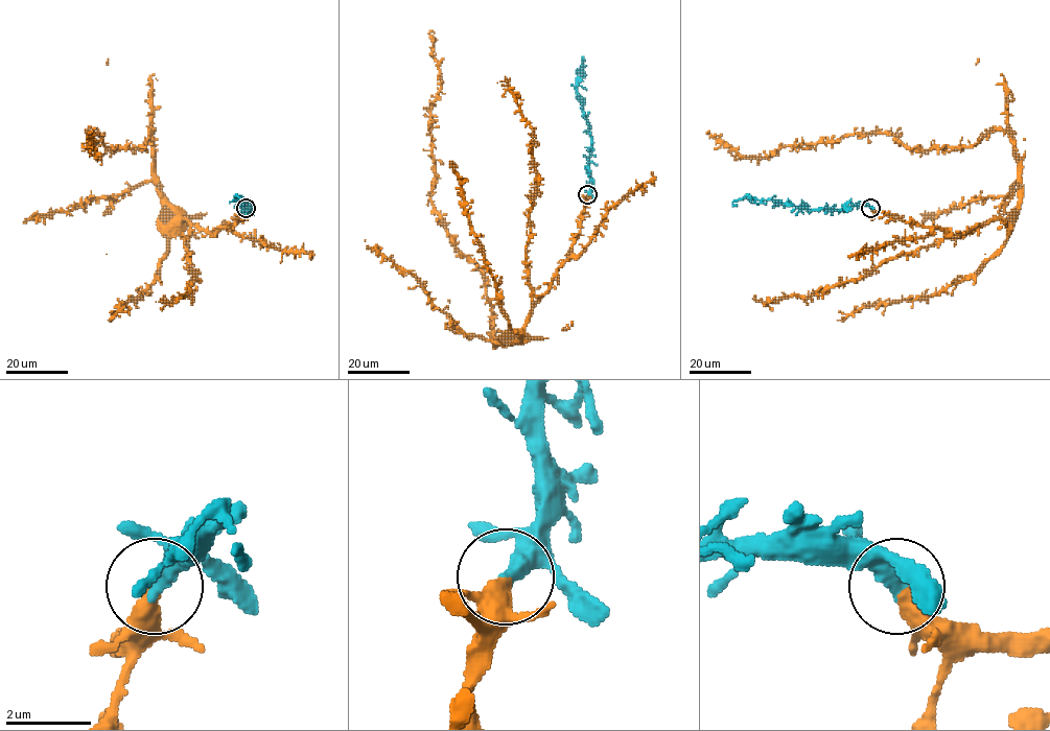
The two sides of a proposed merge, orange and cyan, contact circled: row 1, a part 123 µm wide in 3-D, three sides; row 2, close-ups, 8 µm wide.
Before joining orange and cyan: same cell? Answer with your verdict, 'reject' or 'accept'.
accept

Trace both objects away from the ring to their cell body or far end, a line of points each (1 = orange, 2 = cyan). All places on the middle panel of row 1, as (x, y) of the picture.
1: (587, 194), (581, 229), (569, 258), (554, 276), (549, 289), (534, 306), (528, 322), (513, 333)
2: (587, 194), (591, 135), (576, 88), (577, 79), (582, 73), (582, 56), (585, 61)

